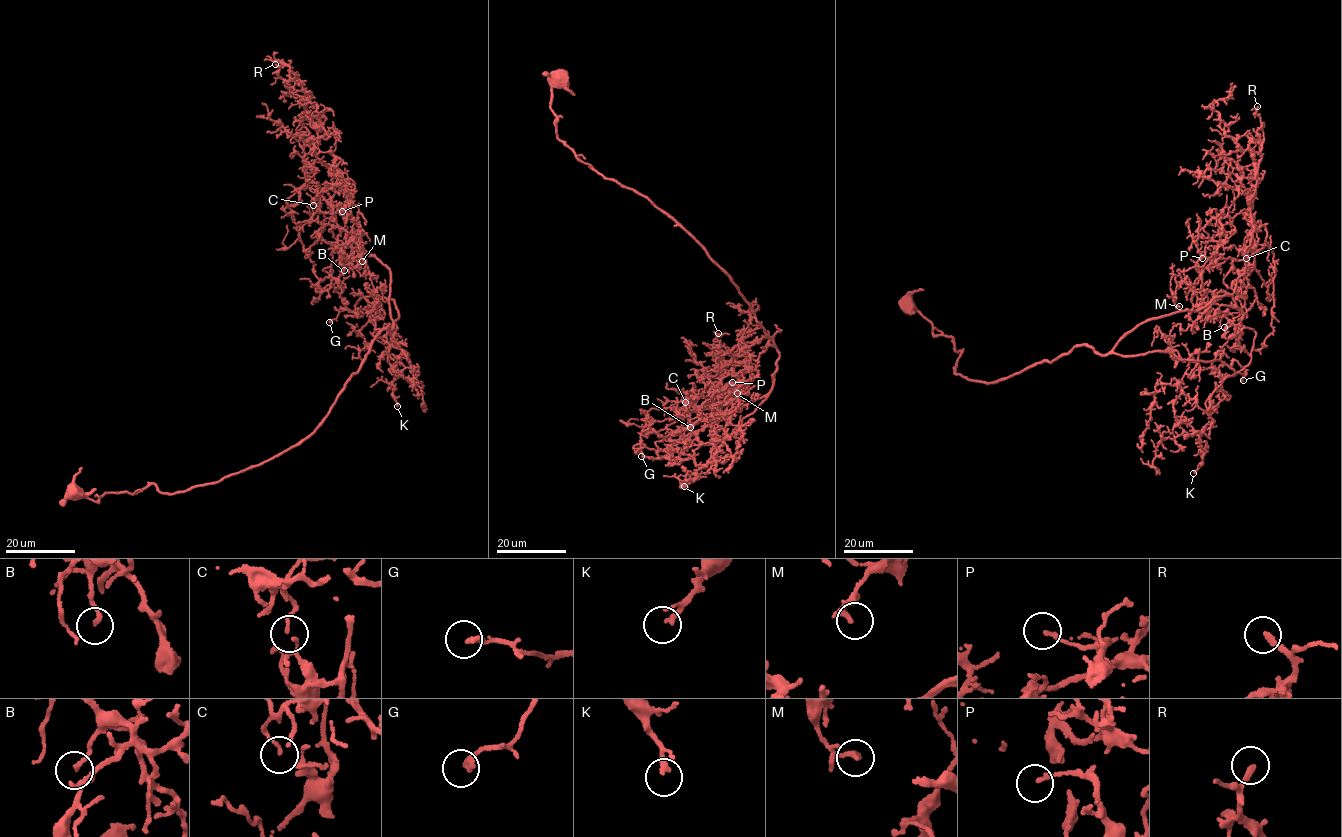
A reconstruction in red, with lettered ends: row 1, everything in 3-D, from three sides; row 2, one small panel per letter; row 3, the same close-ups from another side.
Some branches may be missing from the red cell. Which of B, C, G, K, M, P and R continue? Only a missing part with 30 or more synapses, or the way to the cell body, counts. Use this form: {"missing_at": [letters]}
{"missing_at": ["K", "R"]}

